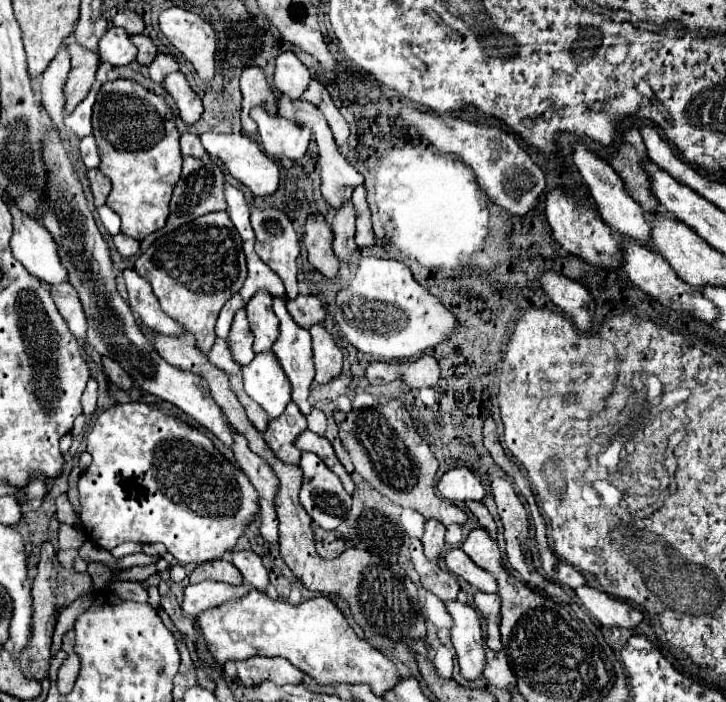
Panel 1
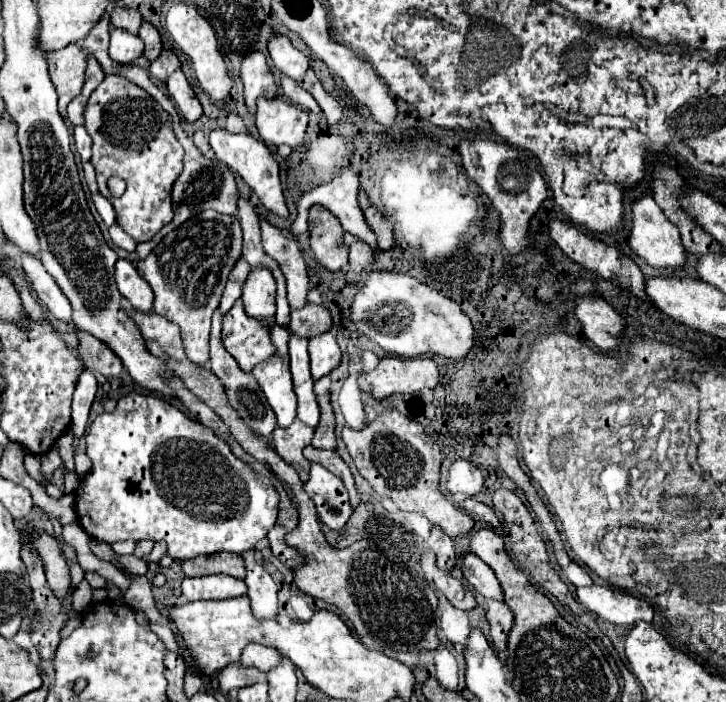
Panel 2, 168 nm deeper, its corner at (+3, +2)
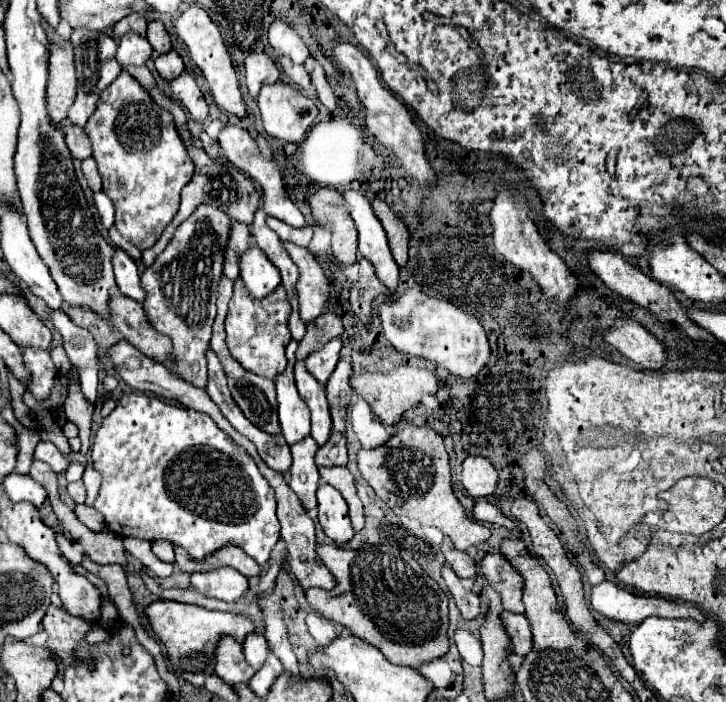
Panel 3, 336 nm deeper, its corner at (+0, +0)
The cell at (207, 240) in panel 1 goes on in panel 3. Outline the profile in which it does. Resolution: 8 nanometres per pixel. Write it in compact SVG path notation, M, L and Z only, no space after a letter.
M208 204L198 206L196 212L176 228L168 248L142 274L142 288L146 290L146 316L158 332L172 338L176 376L198 388L206 386L206 350L216 316L218 284L230 228L232 218L226 216L220 208Z

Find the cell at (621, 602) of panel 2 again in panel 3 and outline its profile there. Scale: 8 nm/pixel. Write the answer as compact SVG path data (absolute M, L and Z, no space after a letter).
M602 582L598 586L592 588L590 594L590 604L596 612L600 612L602 616L616 620L616 622L624 622L624 624L640 624L644 622L648 616L658 616L658 618L694 618L698 622L702 622L702 614L698 612L698 608L688 606L688 604L676 604L676 602L668 602L664 598L658 596L644 596L644 594L634 594L634 592L626 592L624 588L620 588L614 582Z

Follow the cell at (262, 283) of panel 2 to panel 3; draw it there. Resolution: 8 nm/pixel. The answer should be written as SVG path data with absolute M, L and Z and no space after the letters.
M250 246L240 258L240 278L248 288L250 296L262 300L280 286L280 274L276 266L264 258L258 246Z

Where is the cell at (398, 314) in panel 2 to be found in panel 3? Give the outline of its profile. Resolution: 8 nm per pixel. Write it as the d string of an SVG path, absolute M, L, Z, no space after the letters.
M408 288L398 300L388 300L380 304L378 316L386 340L398 352L434 360L456 376L476 376L490 358L490 344L486 332L472 314L462 312L446 300L426 296L416 288Z

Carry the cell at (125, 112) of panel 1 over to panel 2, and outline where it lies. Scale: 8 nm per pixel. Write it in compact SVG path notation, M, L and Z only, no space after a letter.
M105 76L105 82L91 94L87 108L85 108L85 128L89 136L93 138L93 156L91 164L97 170L97 182L99 192L107 194L107 178L119 176L127 182L127 192L121 198L109 196L115 212L117 212L117 224L139 244L149 242L165 224L173 220L173 202L171 202L171 188L177 176L183 170L183 148L177 142L173 128L171 128L171 116L153 100L145 90L135 86L123 76Z

